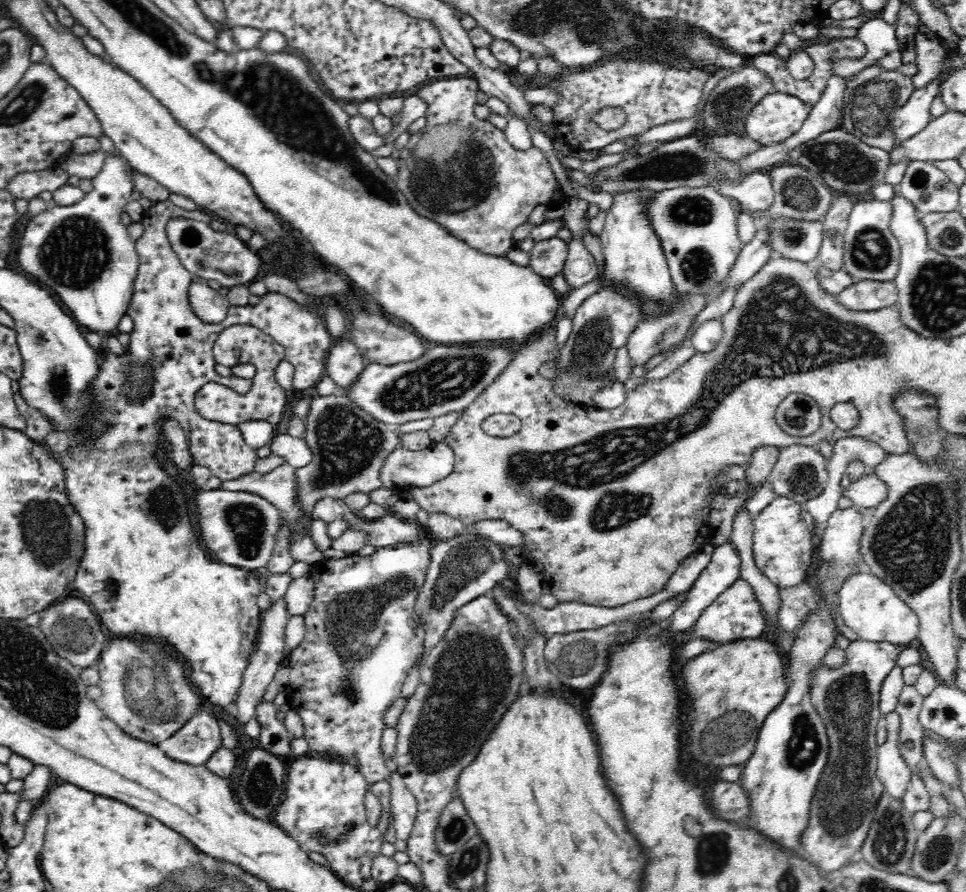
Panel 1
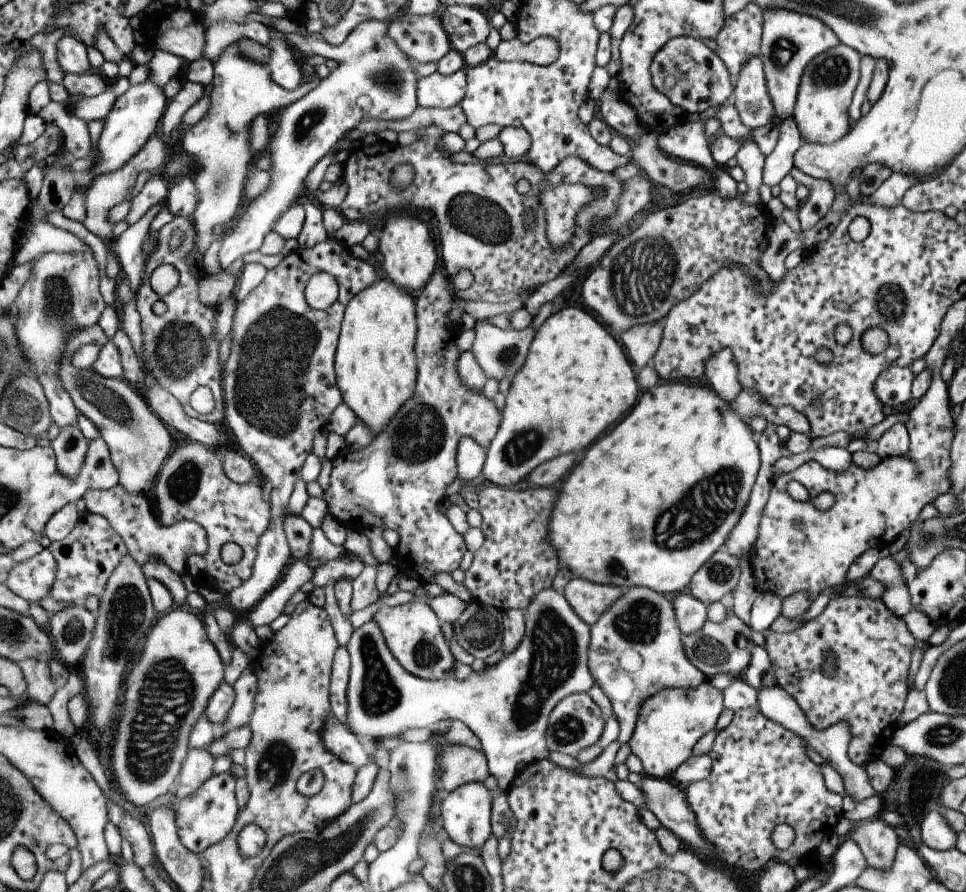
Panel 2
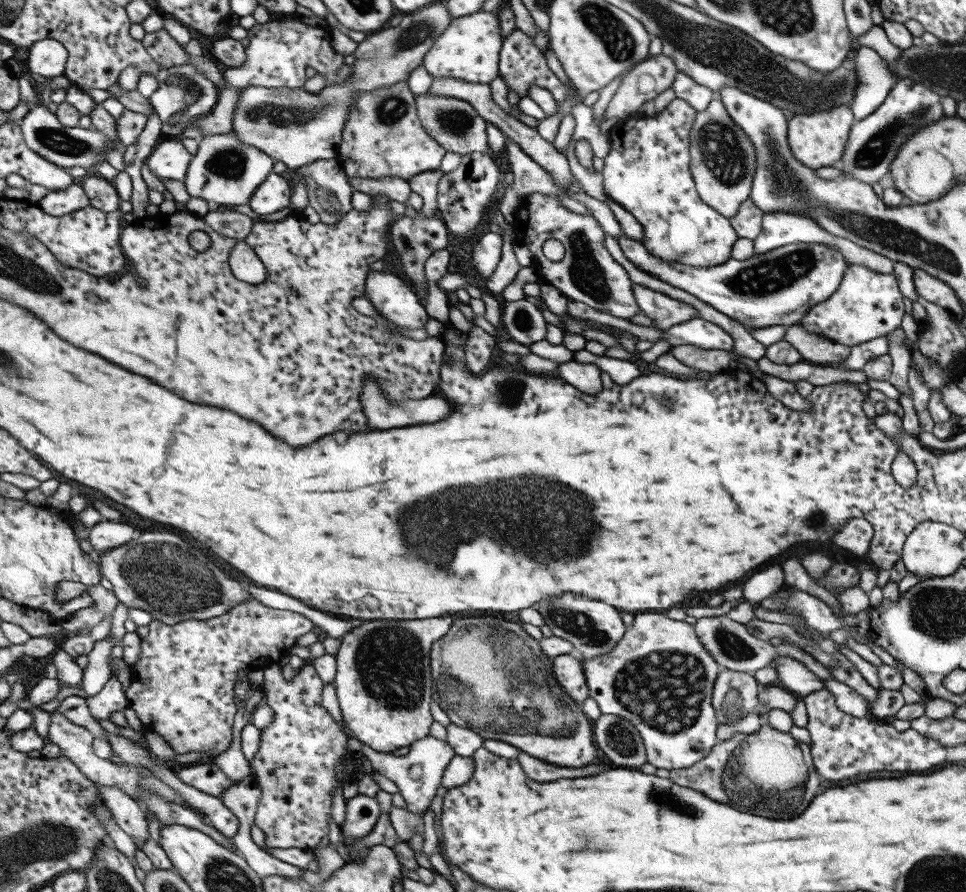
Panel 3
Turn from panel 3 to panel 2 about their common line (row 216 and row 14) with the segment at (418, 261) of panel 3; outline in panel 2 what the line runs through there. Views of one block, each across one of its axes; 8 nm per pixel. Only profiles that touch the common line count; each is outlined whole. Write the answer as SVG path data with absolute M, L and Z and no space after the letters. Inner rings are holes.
M441 14L395 18L389 26L389 38L419 64L439 64L453 50L451 38L441 24Z

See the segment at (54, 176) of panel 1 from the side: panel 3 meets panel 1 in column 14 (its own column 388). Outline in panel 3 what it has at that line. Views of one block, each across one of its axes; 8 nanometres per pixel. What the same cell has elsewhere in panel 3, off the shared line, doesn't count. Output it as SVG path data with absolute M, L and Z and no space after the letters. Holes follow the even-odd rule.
M397 176L379 178L379 180L351 178L351 184L353 184L355 192L367 192L367 194L371 194L371 196L385 194L385 196L389 196L391 200L397 200L397 202L403 202L403 204L407 204L407 202L411 200L411 194L413 194L411 182L405 180L405 178L397 178Z

